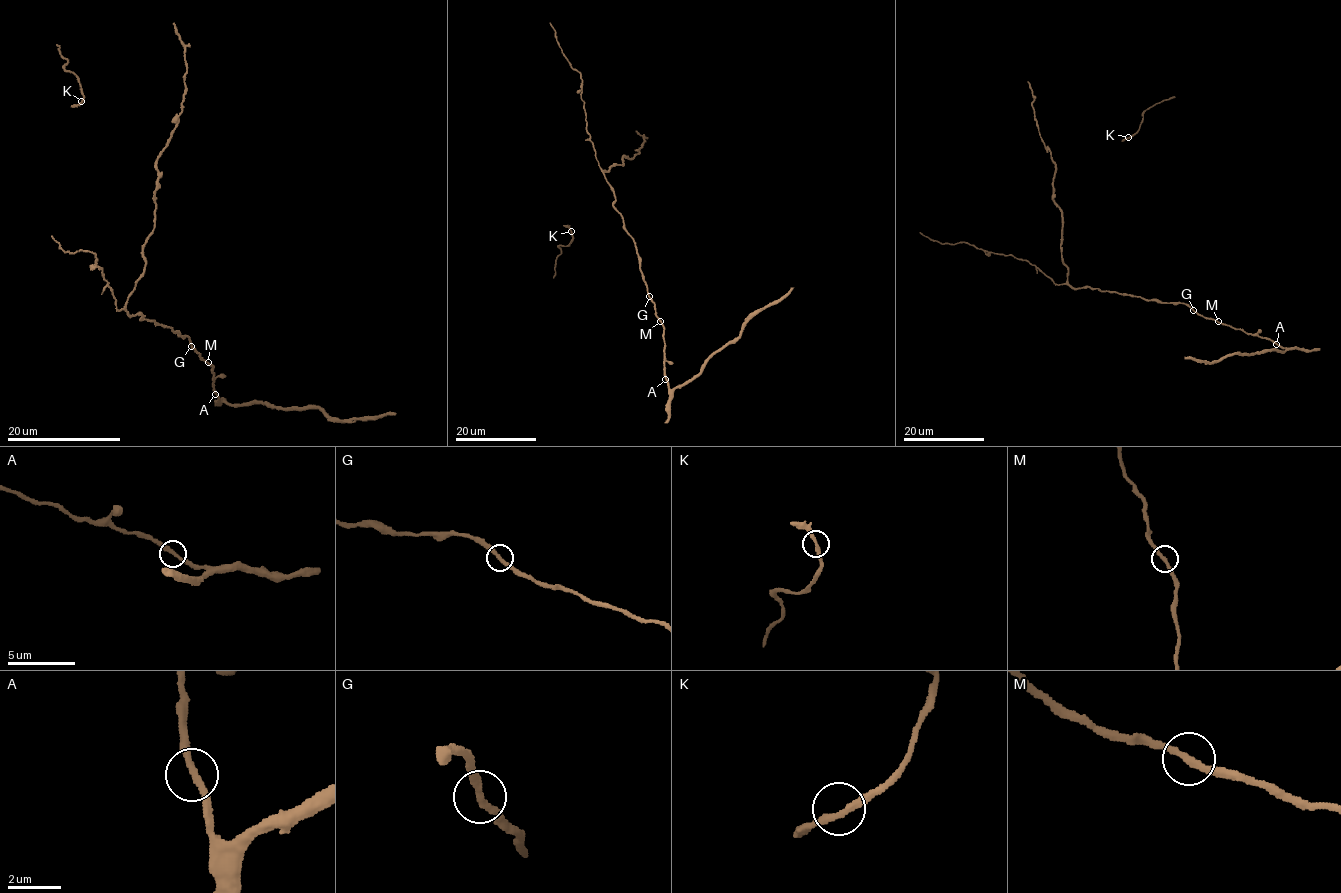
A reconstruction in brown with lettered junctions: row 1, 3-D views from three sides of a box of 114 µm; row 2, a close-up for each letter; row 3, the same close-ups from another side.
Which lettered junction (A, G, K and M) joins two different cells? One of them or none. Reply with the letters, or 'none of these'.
none of these

